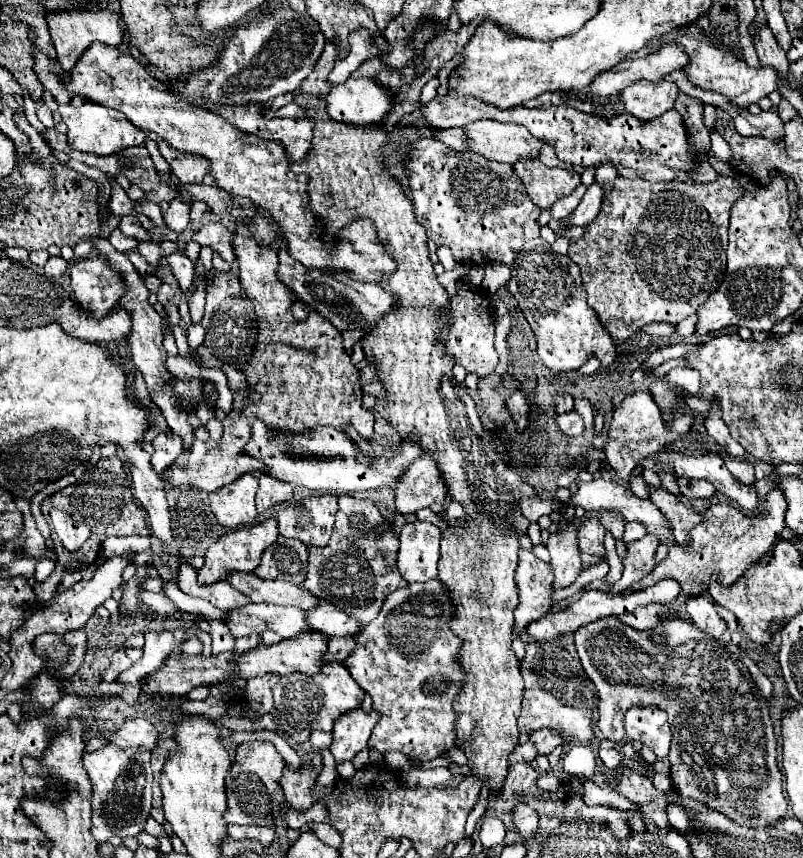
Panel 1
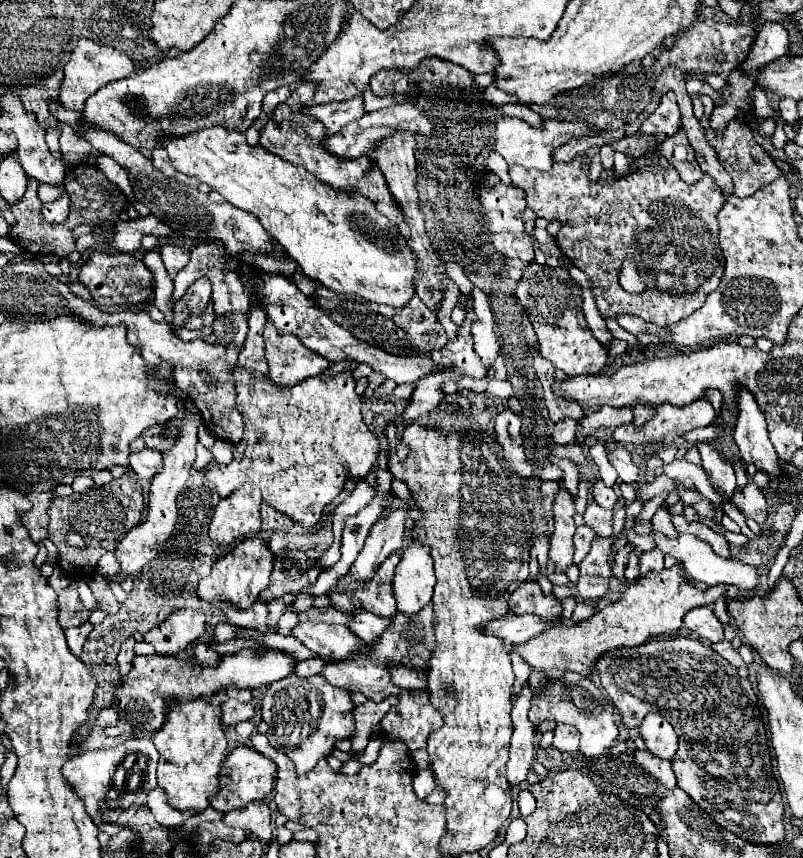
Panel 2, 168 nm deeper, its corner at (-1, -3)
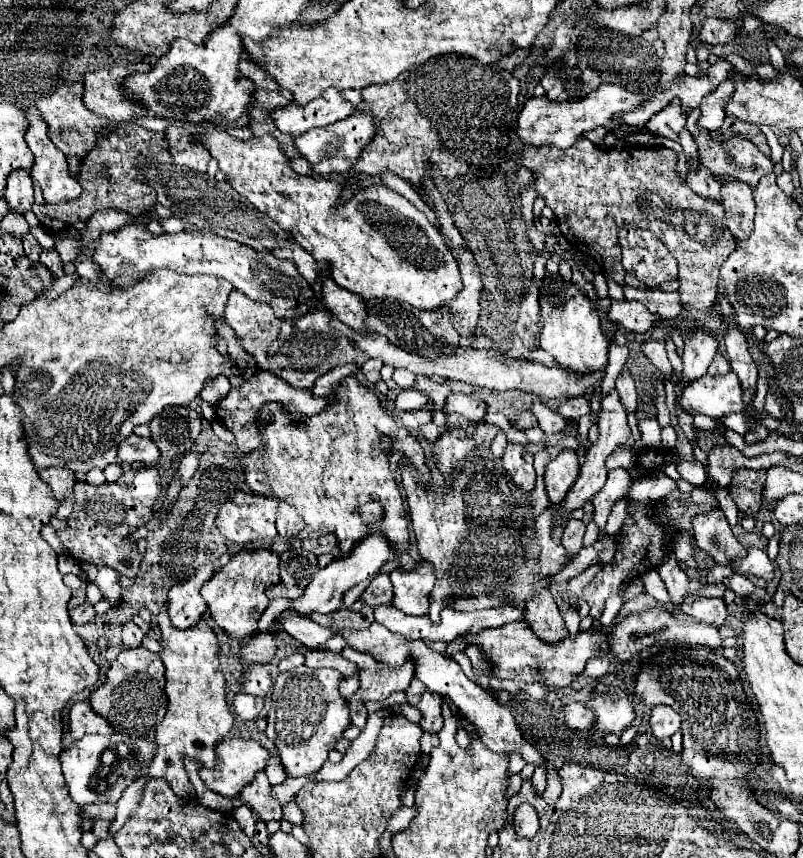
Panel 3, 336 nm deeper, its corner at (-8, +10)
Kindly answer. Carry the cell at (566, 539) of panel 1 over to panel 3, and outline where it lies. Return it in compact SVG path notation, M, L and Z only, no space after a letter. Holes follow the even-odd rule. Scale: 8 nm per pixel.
M562 450L556 458L550 460L544 474L544 486L554 504L560 504L566 492L572 488L580 472L580 462L574 450Z

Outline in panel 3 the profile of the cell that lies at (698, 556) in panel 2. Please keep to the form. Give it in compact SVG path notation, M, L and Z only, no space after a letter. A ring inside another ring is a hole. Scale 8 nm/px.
M748 548L748 556L738 560L734 570L742 572L742 574L754 574L754 576L760 576L764 580L774 578L774 564L766 556L766 552L760 548Z

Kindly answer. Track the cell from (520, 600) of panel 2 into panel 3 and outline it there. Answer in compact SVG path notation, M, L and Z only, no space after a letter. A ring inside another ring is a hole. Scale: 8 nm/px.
M538 588L536 596L526 602L526 622L532 632L546 644L560 642L568 636L564 620L548 588Z

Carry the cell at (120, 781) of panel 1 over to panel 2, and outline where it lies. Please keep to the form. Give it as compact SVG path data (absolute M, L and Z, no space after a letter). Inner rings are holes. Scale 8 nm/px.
M131 739L121 743L119 747L105 751L87 751L71 757L63 767L63 775L85 801L85 809L99 831L115 835L127 827L137 809L147 803L147 793L157 787L157 761L159 753L149 739Z

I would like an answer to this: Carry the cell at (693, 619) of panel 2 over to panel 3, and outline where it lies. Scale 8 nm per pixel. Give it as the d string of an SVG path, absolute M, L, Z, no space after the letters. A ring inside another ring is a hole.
M698 598L694 602L684 602L680 610L710 626L722 626L728 616L726 604L722 598Z

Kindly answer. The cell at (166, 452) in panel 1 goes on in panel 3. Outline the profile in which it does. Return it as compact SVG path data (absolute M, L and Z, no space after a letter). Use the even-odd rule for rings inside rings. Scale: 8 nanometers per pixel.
M132 434L118 446L118 458L128 464L132 464L132 462L152 464L160 458L160 452L150 438L140 438L140 436Z

